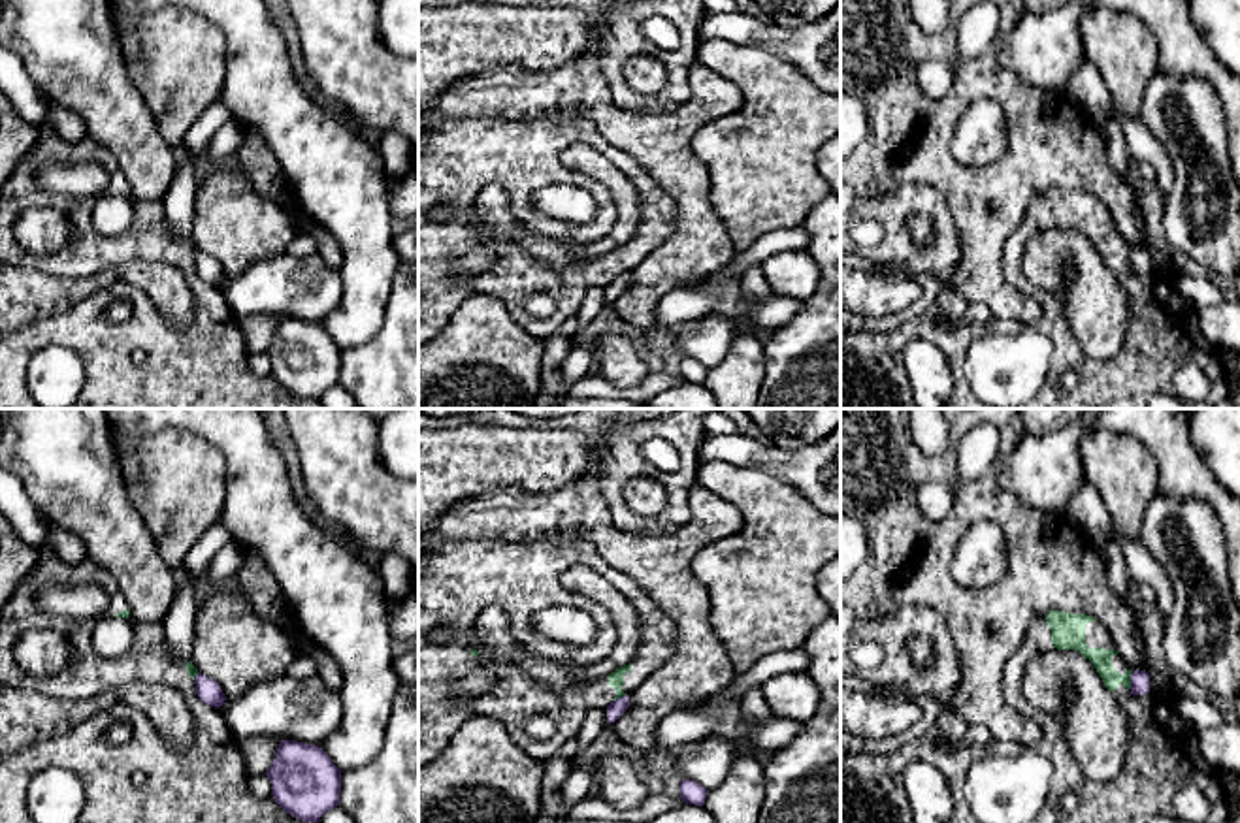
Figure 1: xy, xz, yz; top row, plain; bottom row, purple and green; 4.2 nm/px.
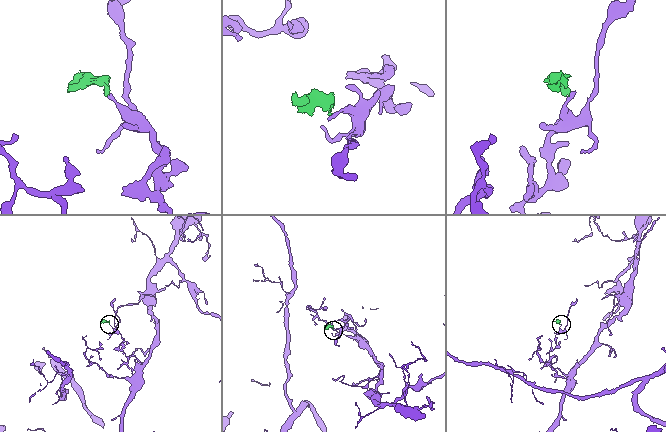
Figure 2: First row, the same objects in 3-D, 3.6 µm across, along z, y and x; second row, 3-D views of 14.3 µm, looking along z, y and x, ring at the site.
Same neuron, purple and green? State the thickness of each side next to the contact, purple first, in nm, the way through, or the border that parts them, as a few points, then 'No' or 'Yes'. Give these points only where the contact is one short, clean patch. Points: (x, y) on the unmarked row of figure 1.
Thickness 80 nm (purple) against 90 nm. Boundary: yz (1133, 249), (1129, 266). No

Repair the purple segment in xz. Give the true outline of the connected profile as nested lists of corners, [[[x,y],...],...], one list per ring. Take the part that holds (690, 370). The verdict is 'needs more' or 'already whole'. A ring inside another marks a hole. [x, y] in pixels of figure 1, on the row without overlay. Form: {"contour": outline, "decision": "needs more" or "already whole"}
{"contour": [[[682,358],[680,360],[680,377],[686,382],[703,384],[705,377],[707,377],[707,367],[693,358]]], "decision": "already whole"}

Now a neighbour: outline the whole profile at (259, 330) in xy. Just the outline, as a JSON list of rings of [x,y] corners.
[[[258,313],[239,320],[249,354],[262,354],[271,345],[283,316]]]

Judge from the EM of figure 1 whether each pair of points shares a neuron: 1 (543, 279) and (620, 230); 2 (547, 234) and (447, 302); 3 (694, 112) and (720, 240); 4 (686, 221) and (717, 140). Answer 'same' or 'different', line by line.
1: different
2: same
3: same
4: different

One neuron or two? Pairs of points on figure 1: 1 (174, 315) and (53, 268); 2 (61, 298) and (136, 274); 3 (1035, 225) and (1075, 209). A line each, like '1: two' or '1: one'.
1: two
2: one
3: one

